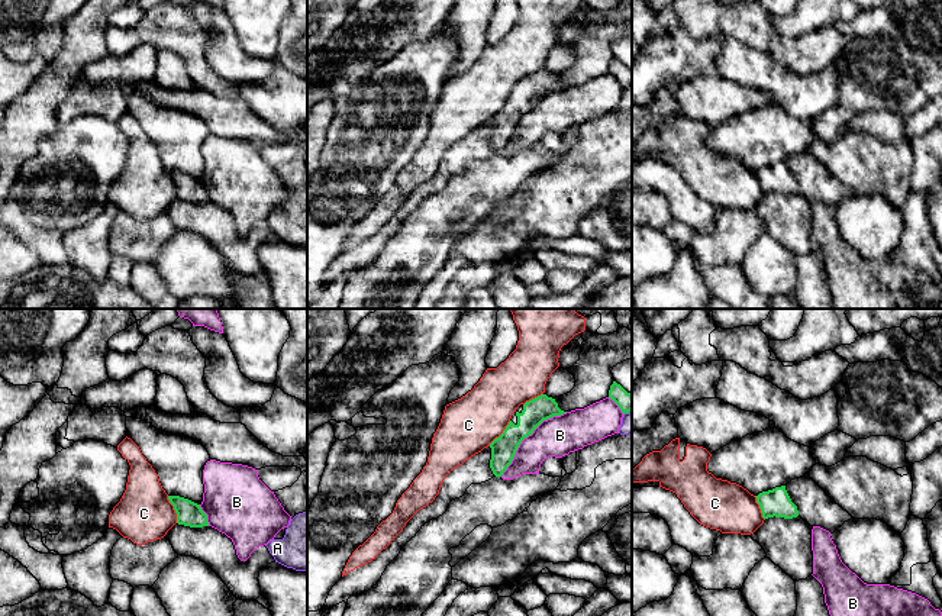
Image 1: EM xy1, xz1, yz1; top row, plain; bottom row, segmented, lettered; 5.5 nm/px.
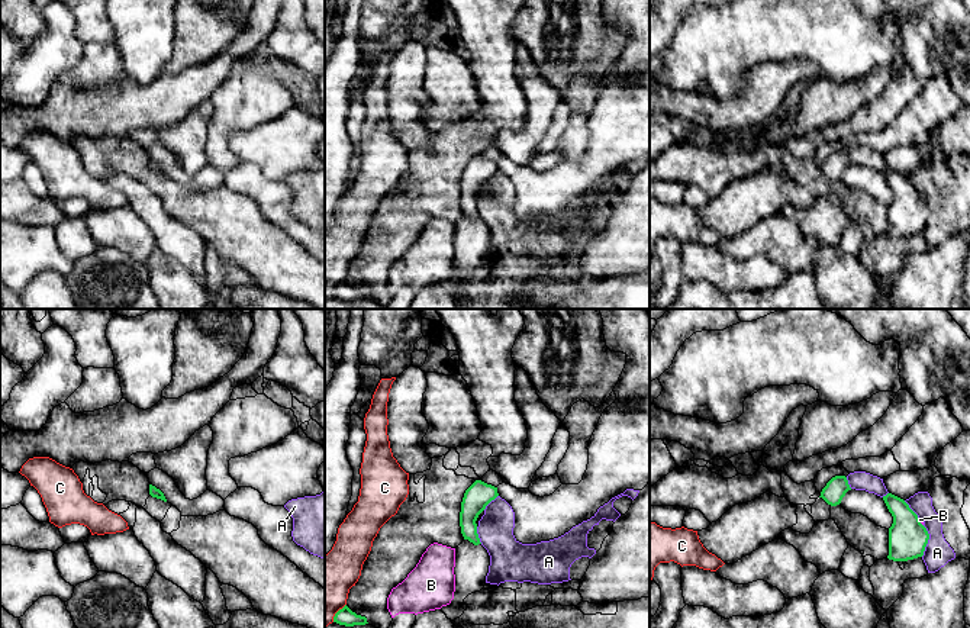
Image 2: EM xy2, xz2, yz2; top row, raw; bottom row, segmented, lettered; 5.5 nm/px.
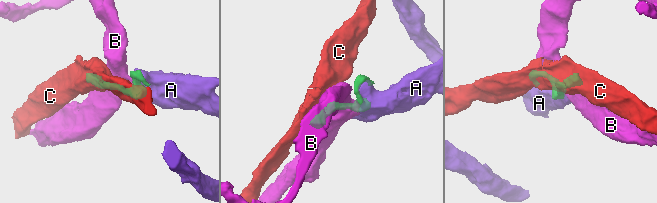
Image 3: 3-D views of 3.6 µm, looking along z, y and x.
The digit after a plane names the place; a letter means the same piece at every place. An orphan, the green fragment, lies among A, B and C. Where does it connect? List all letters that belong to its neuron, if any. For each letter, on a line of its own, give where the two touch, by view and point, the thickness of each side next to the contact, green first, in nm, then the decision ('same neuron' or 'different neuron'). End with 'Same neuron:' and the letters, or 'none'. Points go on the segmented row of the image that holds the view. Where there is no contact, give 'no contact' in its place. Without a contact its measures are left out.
A: yz2 (927, 541) | 220/150 nm | different neuron
B: xz1 (526, 436) | 140/220 nm | different neuron
C: xy1 (174, 509) | 140/300 nm | same neuron
Same neuron: C

